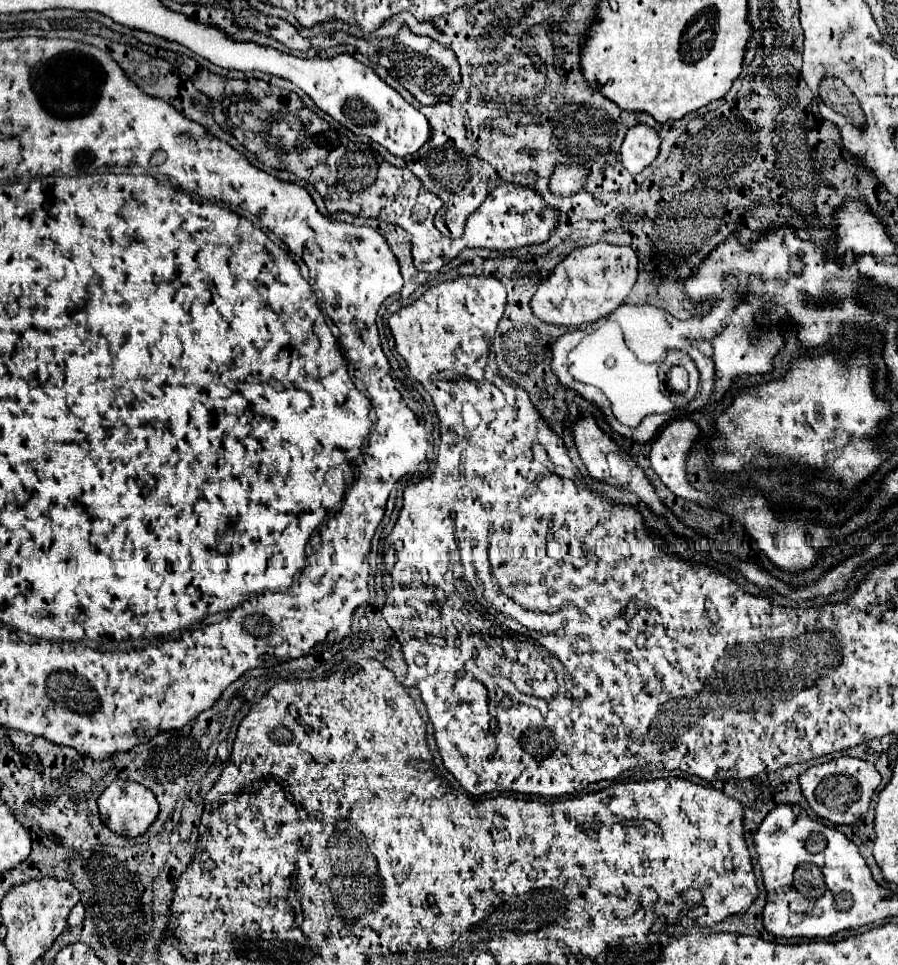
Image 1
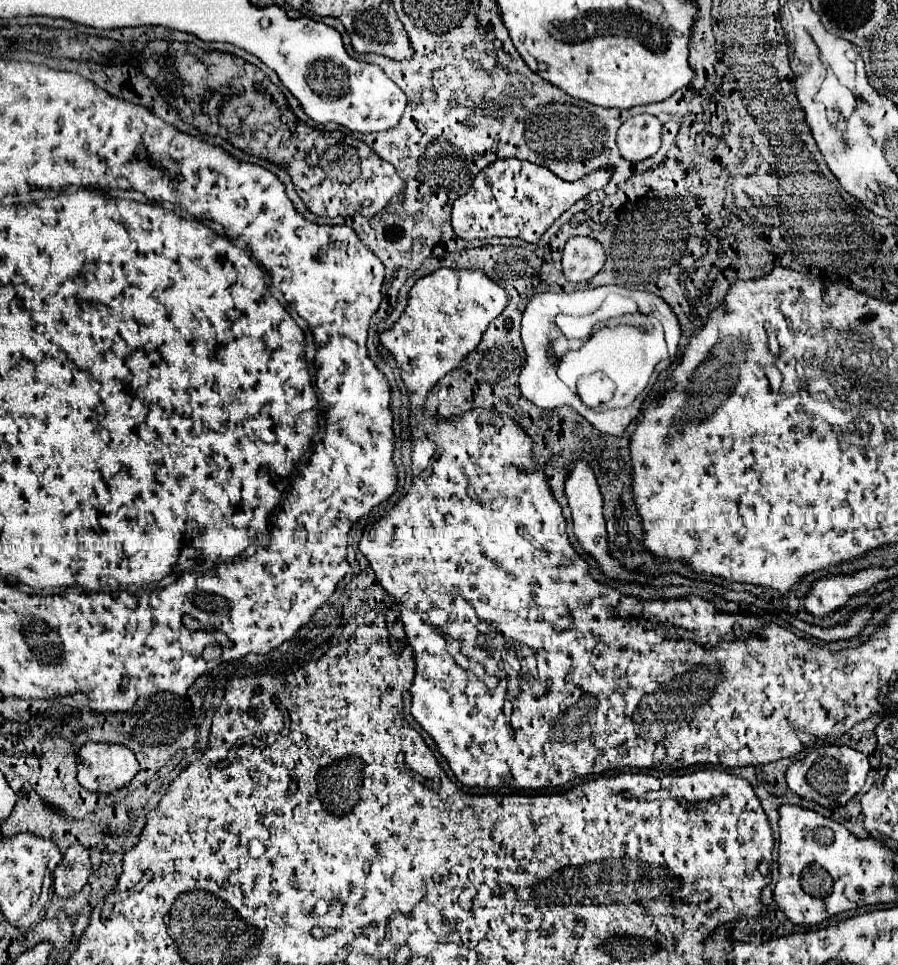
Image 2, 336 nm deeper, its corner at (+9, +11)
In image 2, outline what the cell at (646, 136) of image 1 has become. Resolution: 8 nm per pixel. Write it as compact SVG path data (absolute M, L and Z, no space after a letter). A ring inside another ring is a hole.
M651 114L631 116L617 132L617 146L629 162L651 158L661 146L661 122Z

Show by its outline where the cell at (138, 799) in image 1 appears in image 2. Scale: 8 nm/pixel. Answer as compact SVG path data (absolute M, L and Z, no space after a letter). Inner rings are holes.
M85 742L77 754L79 784L97 794L111 794L131 782L139 772L135 754L123 744Z

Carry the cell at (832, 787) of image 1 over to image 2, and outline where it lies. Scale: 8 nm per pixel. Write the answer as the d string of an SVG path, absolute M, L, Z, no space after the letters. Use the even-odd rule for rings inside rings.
M823 746L813 750L803 760L793 762L787 768L787 786L805 800L813 800L825 808L845 806L865 784L869 772L867 756L849 746Z

